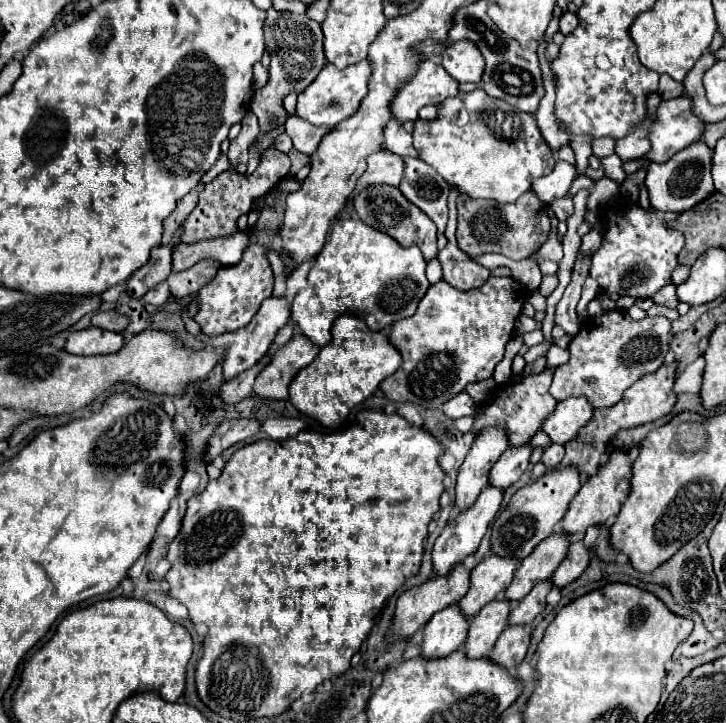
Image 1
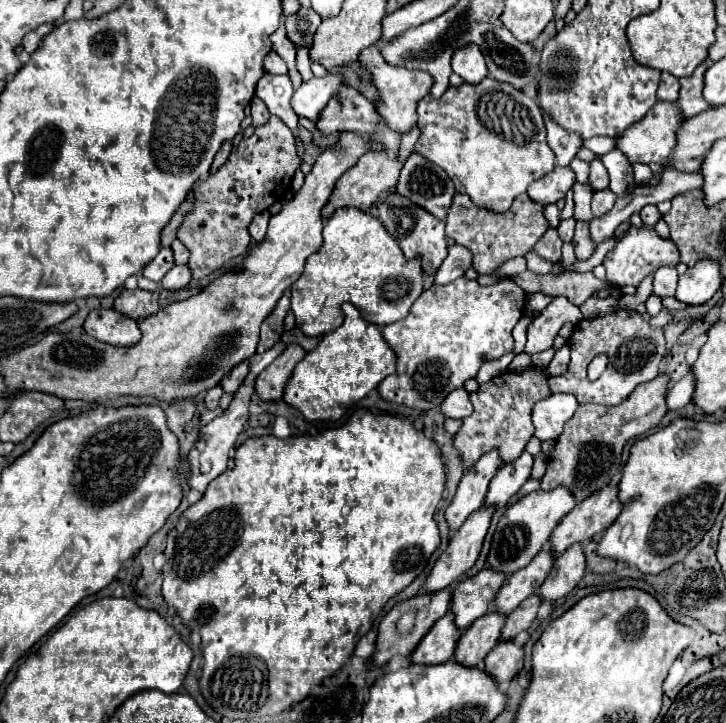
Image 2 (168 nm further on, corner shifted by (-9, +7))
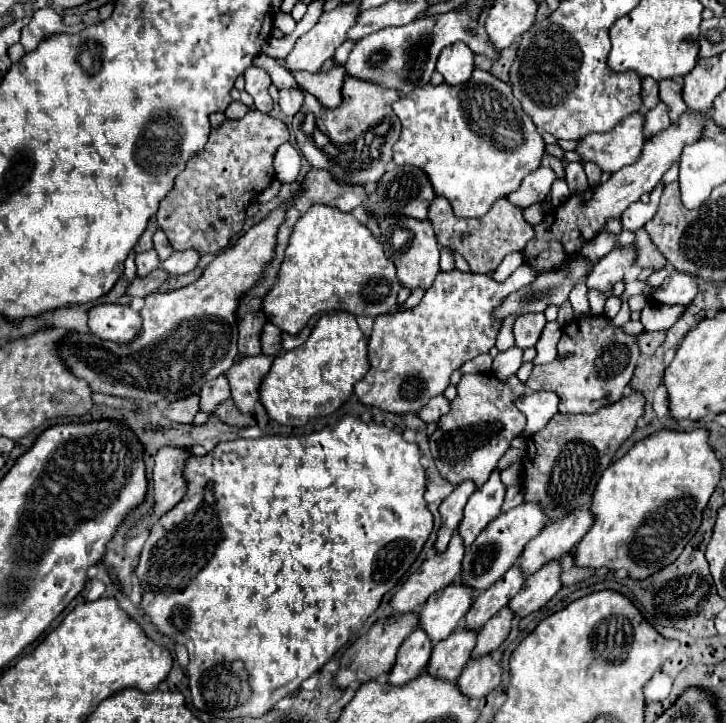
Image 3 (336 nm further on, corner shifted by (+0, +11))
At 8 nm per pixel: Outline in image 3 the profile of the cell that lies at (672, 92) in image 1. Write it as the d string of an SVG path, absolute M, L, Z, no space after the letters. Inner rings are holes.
M647 76L641 86L641 98L647 108L655 108L655 104L659 102L659 82Z

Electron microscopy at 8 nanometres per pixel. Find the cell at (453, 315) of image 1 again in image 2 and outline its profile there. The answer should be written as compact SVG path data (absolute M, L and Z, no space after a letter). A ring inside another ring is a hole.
M462 276L446 286L432 286L430 290L422 292L420 300L412 304L412 312L404 320L388 324L382 330L384 340L396 354L396 372L392 376L386 376L386 380L378 384L380 396L386 402L404 404L416 410L438 408L452 390L462 388L468 378L474 378L486 360L496 360L512 352L512 328L524 314L524 300L526 292L508 278L494 286L480 286L476 280Z

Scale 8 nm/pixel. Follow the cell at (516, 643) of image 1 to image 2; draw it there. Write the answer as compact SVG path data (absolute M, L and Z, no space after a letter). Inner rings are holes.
M498 642L496 648L484 660L484 672L488 672L498 686L506 686L522 670L524 652L512 642Z

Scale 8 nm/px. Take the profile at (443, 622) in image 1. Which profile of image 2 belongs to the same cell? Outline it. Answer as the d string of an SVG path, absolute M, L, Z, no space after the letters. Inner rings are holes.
M450 612L440 618L430 632L420 640L416 650L412 652L412 664L418 666L434 666L434 664L444 664L452 658L456 642L460 638L460 630L454 626L454 620Z

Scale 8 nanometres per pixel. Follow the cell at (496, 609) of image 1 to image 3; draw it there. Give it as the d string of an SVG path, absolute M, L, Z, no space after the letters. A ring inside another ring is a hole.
M467 626L455 630L451 636L435 644L427 672L455 682L459 678L459 672L463 672L465 664L469 662L475 642L477 642L477 630L471 630Z

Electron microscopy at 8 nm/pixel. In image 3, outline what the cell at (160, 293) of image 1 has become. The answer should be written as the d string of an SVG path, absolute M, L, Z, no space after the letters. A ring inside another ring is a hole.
M173 252L167 260L161 262L161 268L169 276L181 276L191 272L197 266L197 260L199 260L197 252Z

